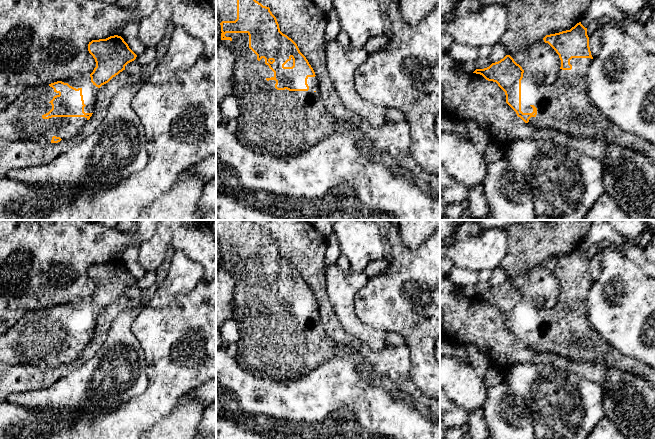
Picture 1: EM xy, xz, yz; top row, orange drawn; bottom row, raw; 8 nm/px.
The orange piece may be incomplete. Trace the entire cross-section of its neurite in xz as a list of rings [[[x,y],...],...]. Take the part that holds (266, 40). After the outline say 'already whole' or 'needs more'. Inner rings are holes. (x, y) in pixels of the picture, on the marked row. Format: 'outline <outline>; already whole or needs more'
outline [[[216,0],[216,18],[222,32],[219,43],[230,40],[231,50],[236,56],[233,70],[234,97],[240,114],[237,117],[235,135],[241,144],[259,154],[292,157],[306,152],[322,139],[331,136],[338,121],[323,104],[315,72],[297,44],[280,31],[270,8],[256,0]]]; needs more

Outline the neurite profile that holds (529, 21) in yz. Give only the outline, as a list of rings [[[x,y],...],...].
[[[517,0],[508,3],[508,27],[501,38],[507,55],[538,84],[554,84],[561,60],[543,38],[570,30],[589,14],[590,4],[591,0]]]

